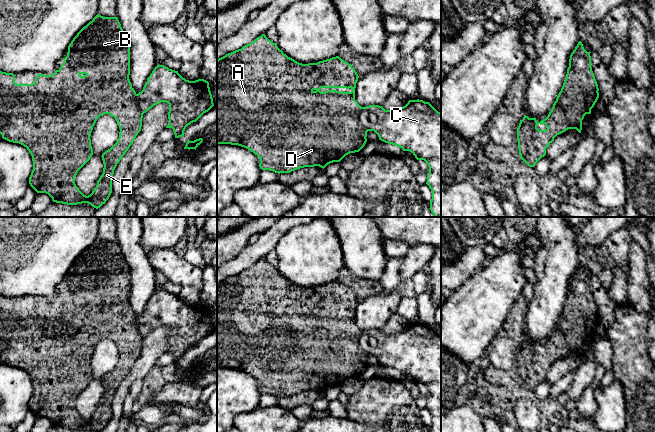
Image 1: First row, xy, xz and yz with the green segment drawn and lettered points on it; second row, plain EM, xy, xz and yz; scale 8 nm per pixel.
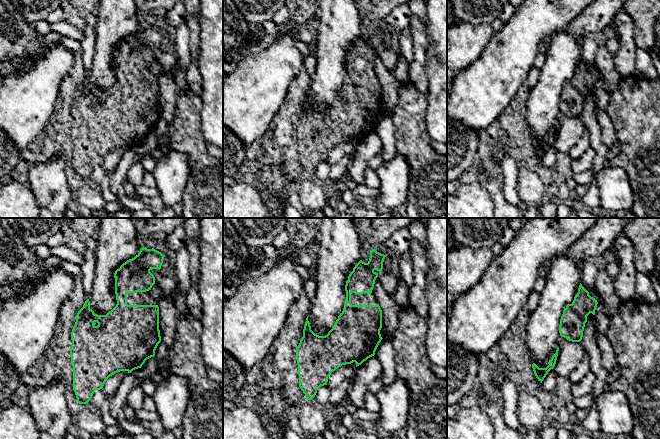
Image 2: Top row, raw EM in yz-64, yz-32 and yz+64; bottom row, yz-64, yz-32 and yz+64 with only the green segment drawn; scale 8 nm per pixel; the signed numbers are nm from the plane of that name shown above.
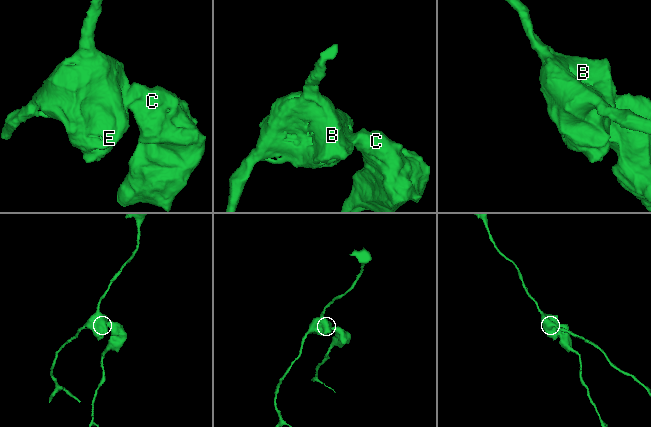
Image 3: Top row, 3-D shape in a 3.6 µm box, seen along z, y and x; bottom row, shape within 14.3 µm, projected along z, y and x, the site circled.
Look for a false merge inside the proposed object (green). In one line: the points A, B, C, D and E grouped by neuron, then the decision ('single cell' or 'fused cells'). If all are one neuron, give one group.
groups A B D E / C; fused cells

